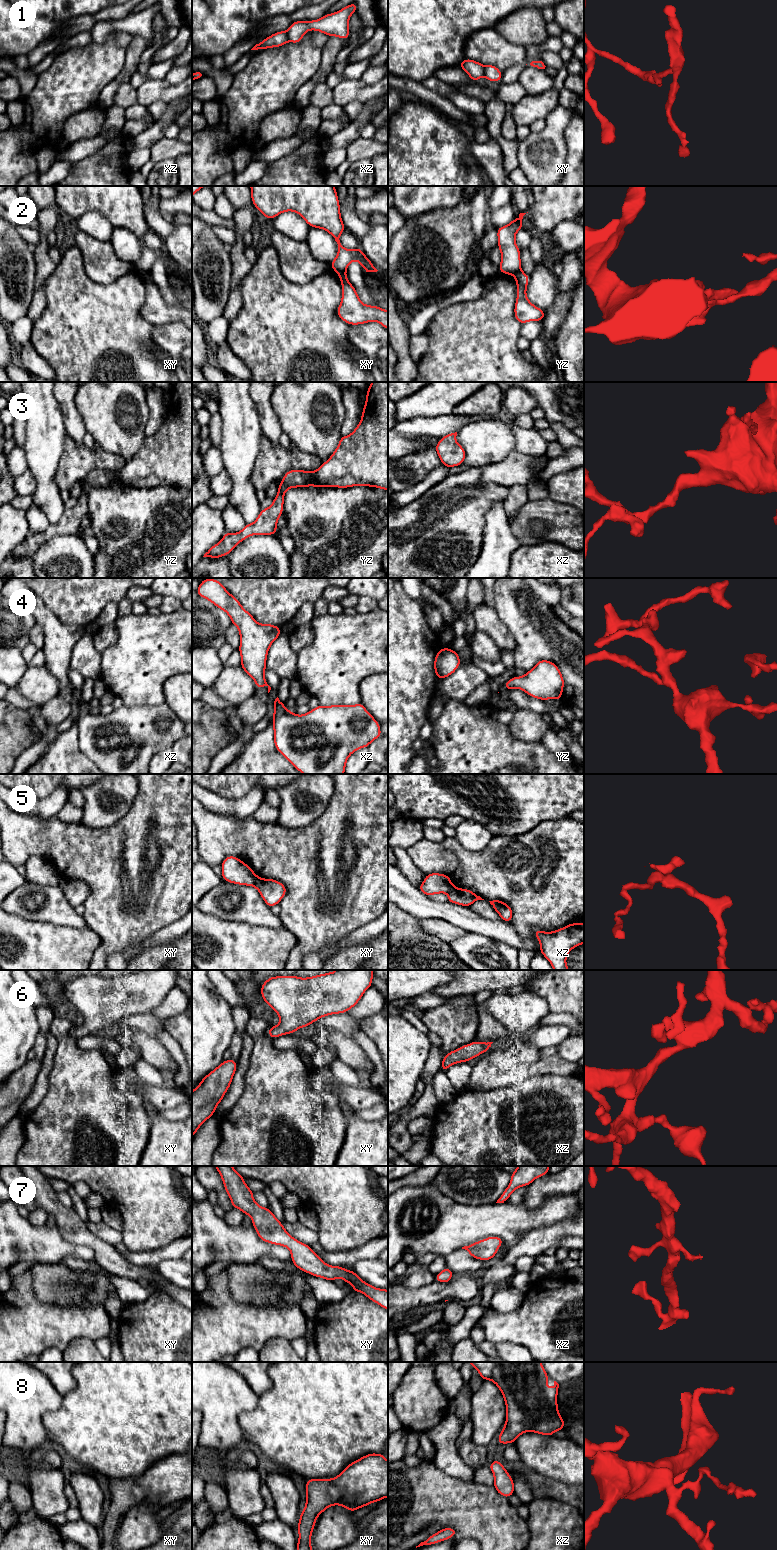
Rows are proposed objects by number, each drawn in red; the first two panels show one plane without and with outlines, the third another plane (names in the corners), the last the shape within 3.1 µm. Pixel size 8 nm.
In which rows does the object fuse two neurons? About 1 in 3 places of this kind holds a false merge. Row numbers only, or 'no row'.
1, 2, 5

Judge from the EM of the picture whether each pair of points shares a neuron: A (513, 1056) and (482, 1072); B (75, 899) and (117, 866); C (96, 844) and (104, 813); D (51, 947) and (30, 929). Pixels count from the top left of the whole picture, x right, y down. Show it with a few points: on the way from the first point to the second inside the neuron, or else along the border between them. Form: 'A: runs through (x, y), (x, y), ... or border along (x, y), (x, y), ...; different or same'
A: runs through (505, 1064), (490, 1072); same
B: runs through (85, 889), (104, 870), (107, 870); same
C: border along (121, 817), (105, 827), (88, 827), (81, 823); different
D: runs through (46, 942), (35, 932); same

